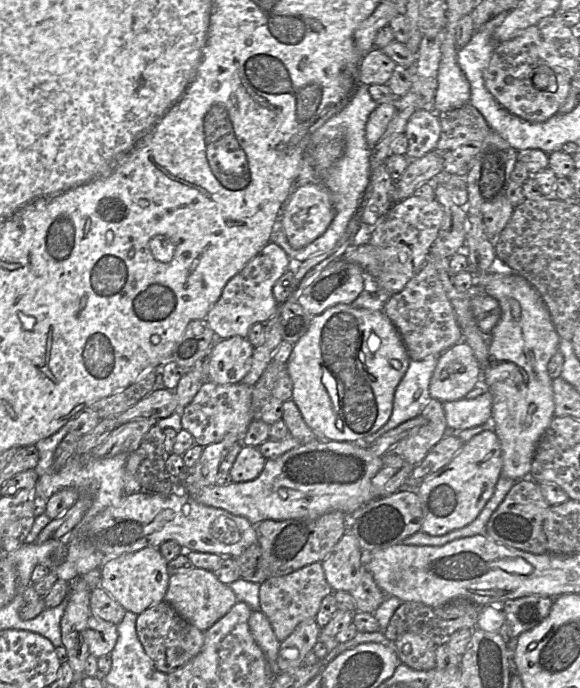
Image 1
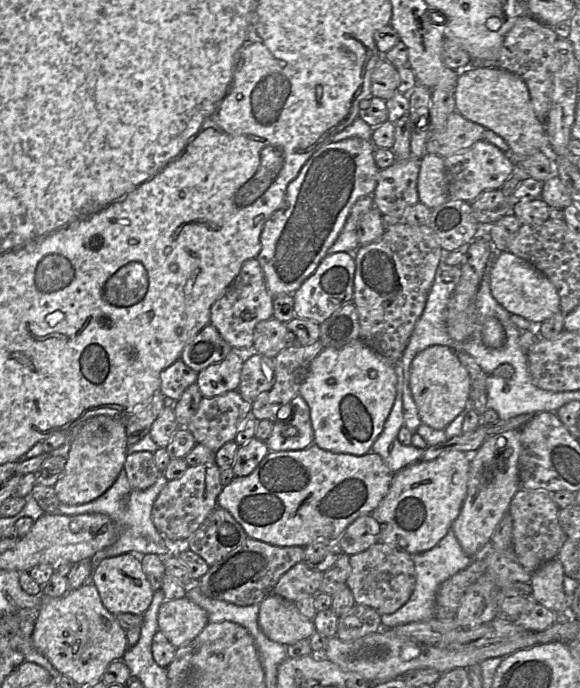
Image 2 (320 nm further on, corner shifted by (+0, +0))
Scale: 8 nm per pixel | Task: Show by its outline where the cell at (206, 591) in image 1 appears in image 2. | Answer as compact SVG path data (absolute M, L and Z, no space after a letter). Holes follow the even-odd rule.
M188 597L165 600L158 612L158 628L175 647L192 643L209 623L207 613Z

